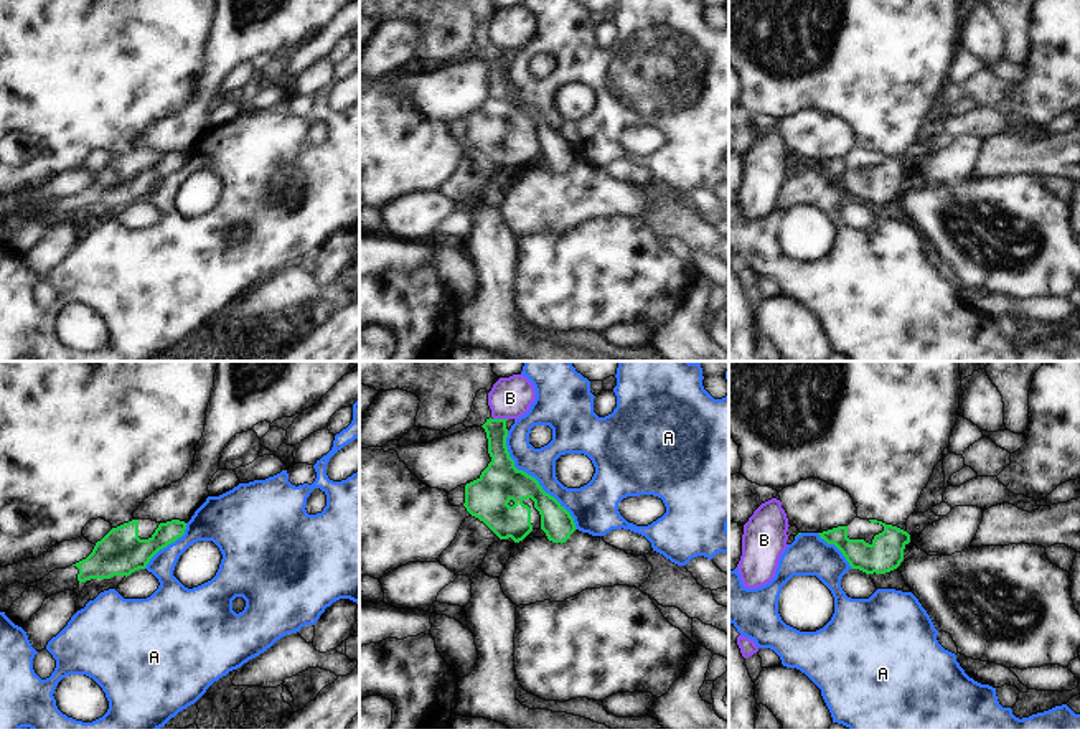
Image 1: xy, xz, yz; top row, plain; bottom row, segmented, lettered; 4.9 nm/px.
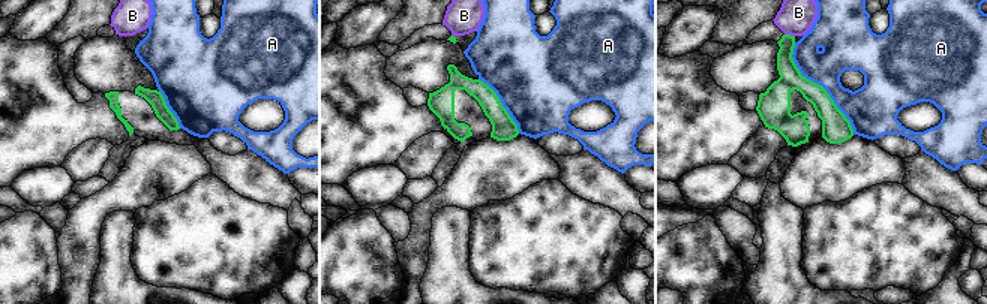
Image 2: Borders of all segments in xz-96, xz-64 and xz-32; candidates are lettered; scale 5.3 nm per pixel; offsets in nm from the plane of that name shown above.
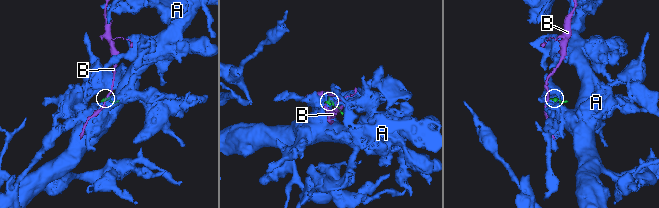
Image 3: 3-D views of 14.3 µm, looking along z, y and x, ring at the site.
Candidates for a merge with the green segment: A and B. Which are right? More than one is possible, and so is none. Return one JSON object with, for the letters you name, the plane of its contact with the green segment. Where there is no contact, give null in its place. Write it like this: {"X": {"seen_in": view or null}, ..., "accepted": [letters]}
{"accepted": []}

